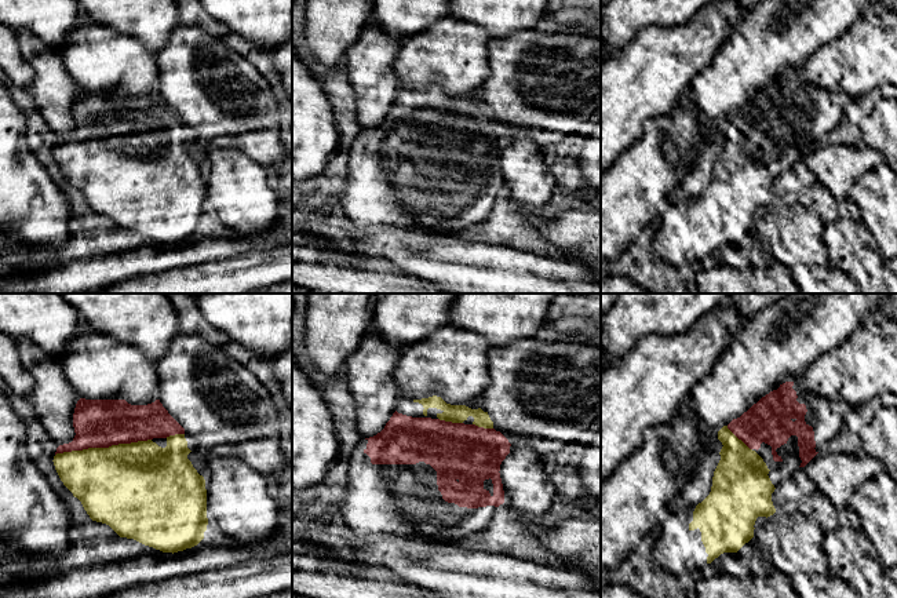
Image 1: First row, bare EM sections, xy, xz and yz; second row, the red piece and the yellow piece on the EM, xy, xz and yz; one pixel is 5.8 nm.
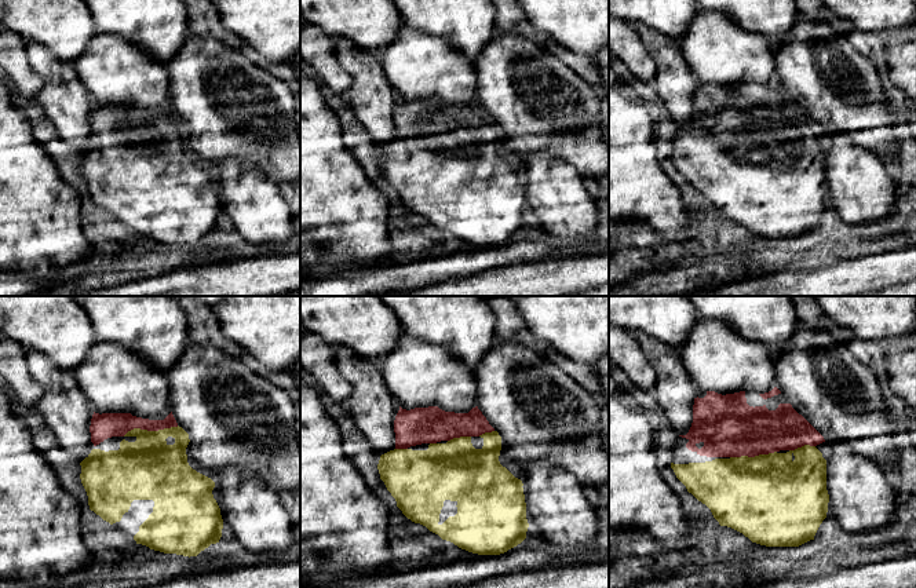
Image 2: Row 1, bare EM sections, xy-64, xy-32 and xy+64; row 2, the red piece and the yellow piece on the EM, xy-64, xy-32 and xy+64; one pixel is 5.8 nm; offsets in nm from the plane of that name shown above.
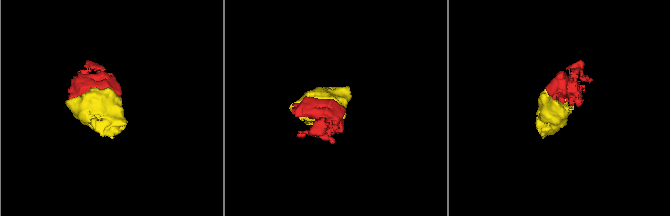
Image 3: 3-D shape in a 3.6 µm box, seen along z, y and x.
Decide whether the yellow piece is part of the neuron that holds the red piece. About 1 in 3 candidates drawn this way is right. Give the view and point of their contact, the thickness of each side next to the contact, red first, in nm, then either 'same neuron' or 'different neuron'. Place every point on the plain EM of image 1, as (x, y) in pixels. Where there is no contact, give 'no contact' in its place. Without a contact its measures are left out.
contact xy (102, 138); calibres 280 and 480 nm; same neuron

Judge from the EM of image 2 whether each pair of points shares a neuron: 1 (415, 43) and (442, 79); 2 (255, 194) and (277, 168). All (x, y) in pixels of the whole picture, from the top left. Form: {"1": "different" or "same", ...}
{"1": "same", "2": "different"}

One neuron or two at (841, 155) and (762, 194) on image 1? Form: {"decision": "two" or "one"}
{"decision": "two"}

